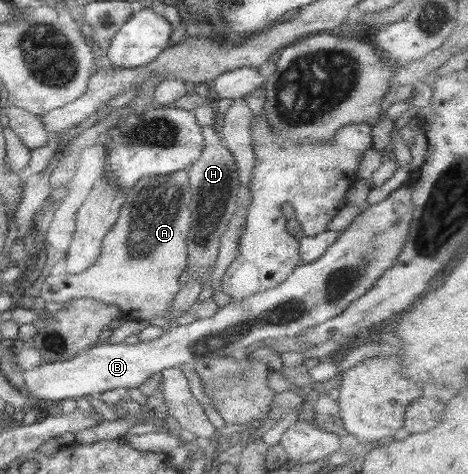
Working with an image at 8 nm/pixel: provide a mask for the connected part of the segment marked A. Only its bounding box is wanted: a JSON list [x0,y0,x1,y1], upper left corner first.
[37,169,191,320]

